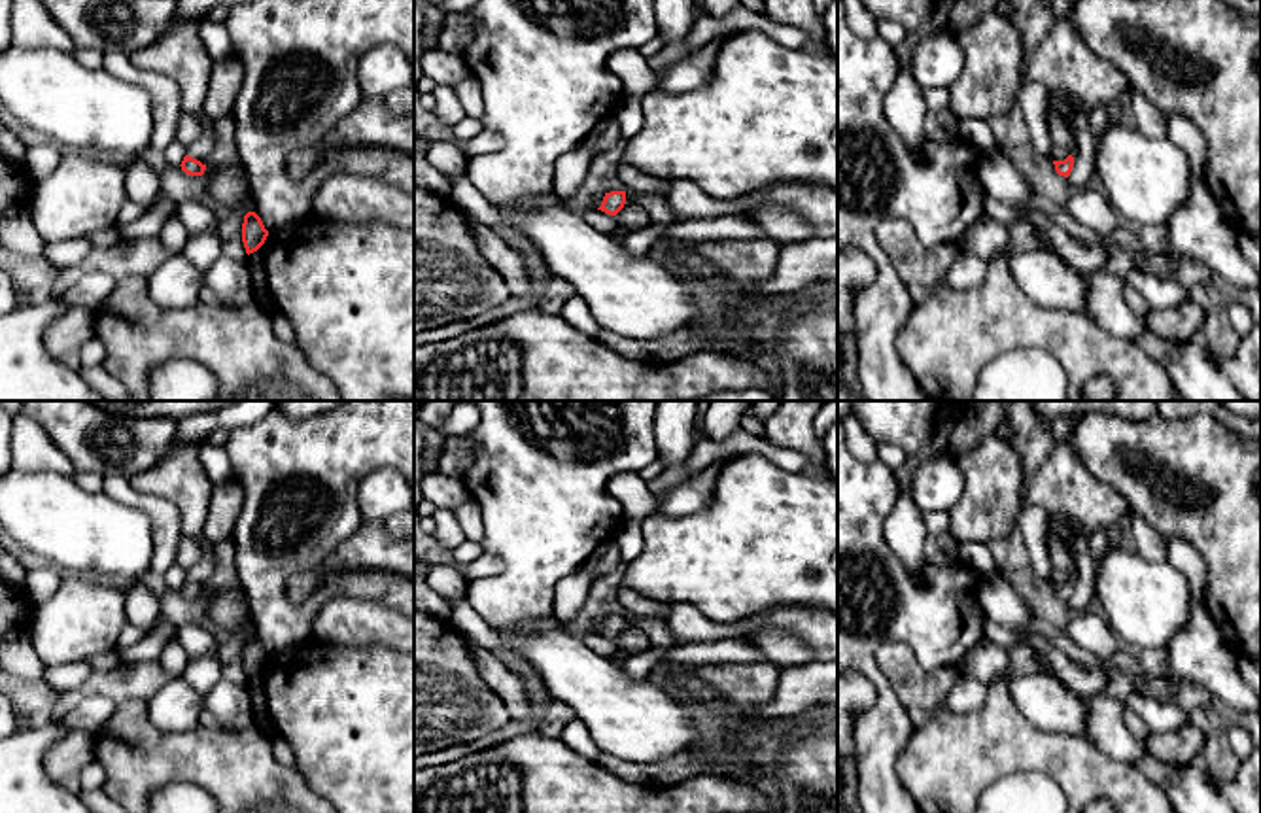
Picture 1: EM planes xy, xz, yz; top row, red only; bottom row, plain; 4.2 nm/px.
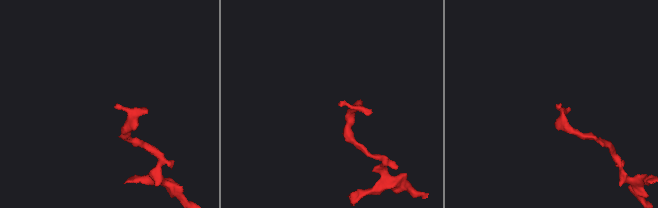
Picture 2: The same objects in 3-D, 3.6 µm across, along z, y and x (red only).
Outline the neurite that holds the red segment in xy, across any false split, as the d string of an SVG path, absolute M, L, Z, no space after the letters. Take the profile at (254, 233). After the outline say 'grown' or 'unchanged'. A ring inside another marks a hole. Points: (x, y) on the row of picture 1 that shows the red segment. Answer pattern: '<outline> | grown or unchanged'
M248 212L244 216L242 223L242 242L246 248L246 253L257 251L268 236L268 231L265 229L261 217L255 212Z | unchanged

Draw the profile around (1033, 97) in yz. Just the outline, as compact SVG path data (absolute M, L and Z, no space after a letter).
M1025 78L1019 91L1019 108L1025 113L1030 130L1032 147L1051 161L1064 161L1072 155L1068 144L1057 146L1049 136L1049 93L1044 85Z

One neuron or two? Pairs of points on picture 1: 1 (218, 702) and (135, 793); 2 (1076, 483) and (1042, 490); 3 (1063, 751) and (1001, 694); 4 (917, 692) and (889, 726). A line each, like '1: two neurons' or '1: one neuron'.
1: two neurons
2: one neuron
3: one neuron
4: two neurons

